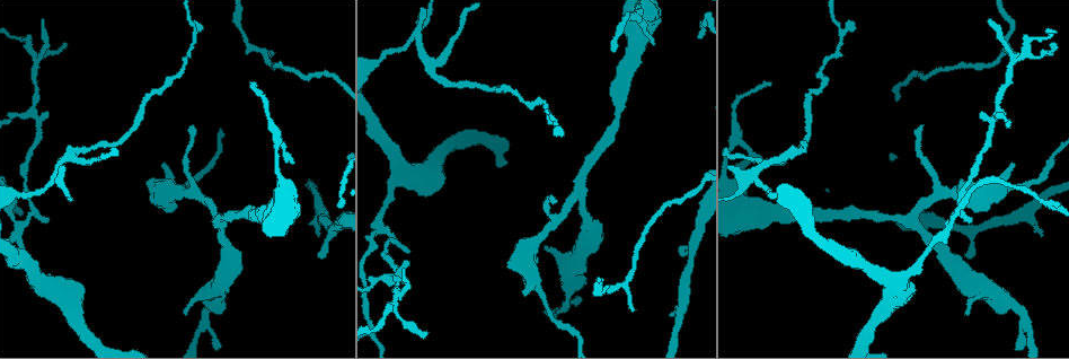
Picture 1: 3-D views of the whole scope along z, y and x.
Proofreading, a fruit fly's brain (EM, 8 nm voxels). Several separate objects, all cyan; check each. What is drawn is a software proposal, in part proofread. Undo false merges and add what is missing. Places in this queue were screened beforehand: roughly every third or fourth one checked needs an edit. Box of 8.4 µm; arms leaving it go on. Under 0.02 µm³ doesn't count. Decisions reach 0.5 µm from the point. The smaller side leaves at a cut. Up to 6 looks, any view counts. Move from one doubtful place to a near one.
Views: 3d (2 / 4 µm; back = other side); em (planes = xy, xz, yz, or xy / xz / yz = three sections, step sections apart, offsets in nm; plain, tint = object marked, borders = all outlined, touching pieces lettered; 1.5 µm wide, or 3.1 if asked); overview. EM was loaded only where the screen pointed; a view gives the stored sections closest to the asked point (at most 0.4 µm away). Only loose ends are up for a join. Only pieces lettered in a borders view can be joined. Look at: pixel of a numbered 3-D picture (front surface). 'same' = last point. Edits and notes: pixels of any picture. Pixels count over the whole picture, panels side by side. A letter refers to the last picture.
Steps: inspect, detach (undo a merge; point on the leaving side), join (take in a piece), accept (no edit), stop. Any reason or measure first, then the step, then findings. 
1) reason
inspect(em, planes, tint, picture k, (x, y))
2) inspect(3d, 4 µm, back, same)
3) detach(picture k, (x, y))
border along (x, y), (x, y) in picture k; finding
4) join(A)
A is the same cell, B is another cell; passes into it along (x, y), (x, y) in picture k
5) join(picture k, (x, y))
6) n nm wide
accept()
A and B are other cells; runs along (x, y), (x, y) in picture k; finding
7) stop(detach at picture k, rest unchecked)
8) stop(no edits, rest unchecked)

an open end
inspect(3d, 4 µm, picture 1, (321, 256))

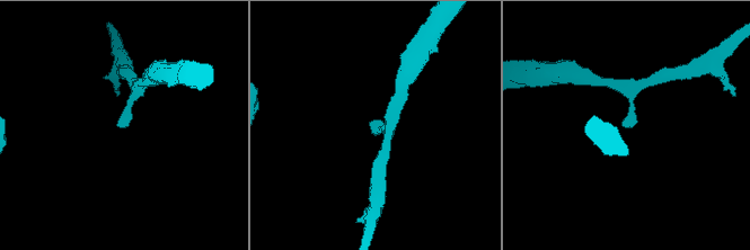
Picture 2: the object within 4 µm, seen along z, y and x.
now the EM
inspect(em, planes, plain, picture 2, (119, 124))

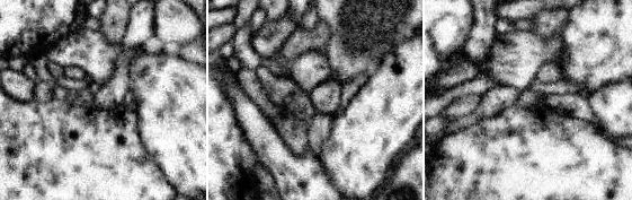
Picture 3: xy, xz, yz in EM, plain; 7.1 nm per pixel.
inspect(em, planes, borders, same)

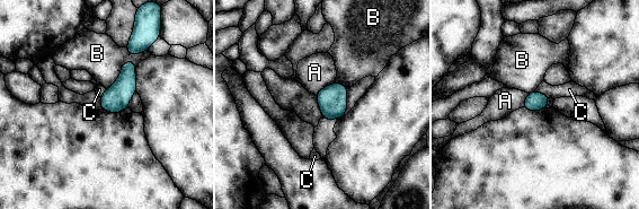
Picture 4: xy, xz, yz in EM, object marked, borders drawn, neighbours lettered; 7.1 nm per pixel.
B touches over 280 nm
accept()
A, B and C are other cells; border along (534, 90), (549, 97) in picture 4; no lettered piece goes on from it

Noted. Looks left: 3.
thin end
inspect(em, planes, borders, picture 1, (631, 310))

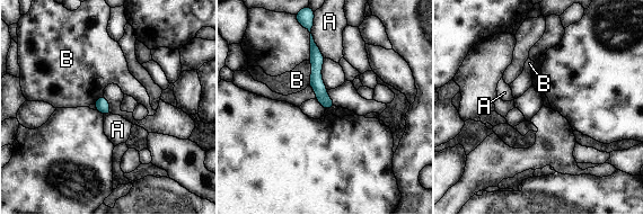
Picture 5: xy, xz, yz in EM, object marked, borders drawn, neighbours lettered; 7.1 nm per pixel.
accept()
A and B are other cells; runs along (313, 44), (316, 83), (328, 105) in picture 5; none of them fits

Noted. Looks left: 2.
stop(no edits, rest unchecked)

